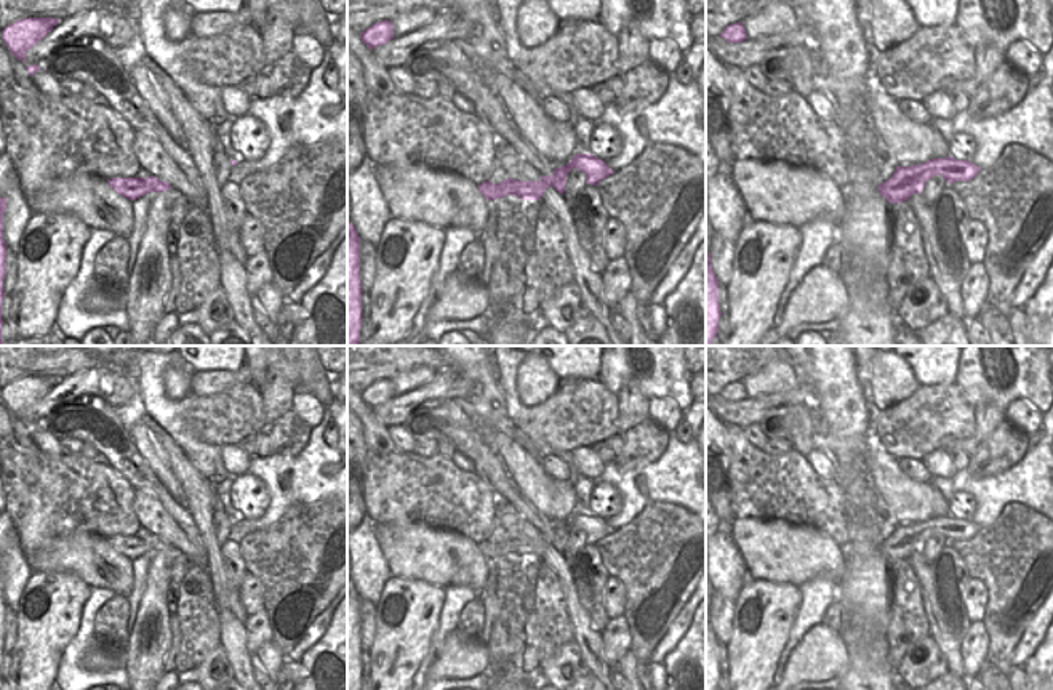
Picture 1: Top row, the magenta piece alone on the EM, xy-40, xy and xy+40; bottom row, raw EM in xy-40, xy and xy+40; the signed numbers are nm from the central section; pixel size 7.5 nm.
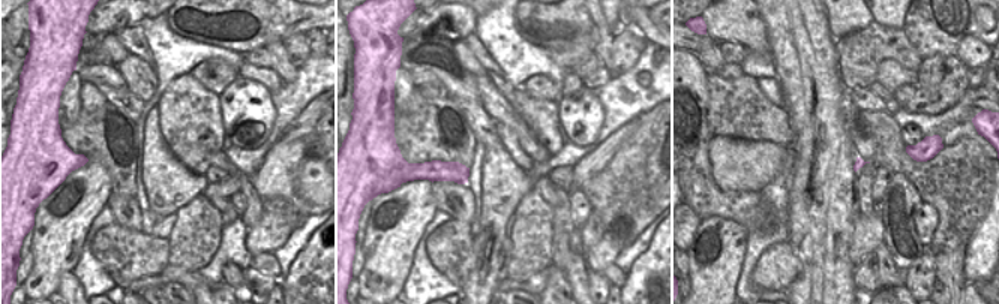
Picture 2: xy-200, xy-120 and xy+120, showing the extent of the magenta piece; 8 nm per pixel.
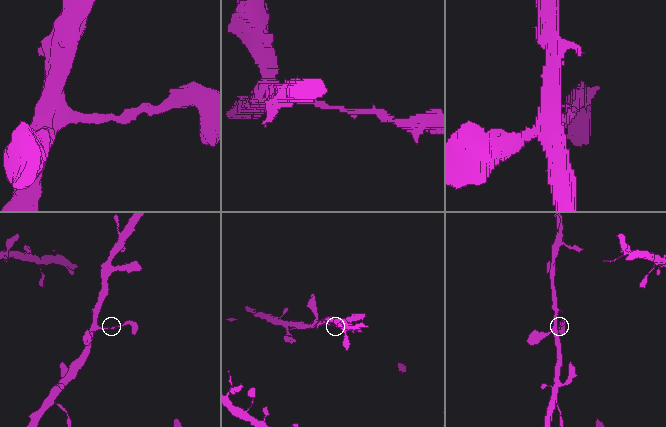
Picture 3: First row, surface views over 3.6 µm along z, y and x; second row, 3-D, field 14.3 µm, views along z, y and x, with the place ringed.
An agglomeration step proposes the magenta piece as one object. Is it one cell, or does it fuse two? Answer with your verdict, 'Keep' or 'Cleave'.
Cleave.

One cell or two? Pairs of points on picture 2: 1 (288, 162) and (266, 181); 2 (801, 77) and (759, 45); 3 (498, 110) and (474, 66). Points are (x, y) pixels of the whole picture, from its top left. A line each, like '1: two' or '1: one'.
1: one
2: two
3: two

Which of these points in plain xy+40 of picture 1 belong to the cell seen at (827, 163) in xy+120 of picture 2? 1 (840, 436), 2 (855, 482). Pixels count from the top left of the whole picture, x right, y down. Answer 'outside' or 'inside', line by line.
1: inside
2: inside

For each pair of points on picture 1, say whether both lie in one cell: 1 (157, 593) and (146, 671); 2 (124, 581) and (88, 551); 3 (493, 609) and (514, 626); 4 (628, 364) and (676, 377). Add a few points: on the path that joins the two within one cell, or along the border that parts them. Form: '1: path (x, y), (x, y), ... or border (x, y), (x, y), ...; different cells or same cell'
1: path (162, 612), (164, 633), (160, 645), (154, 652); same cell
2: path (119, 570), (114, 562), (100, 556); same cell
3: border (503, 597), (500, 613), (485, 644); different cells
4: path (634, 378), (661, 377); same cell

